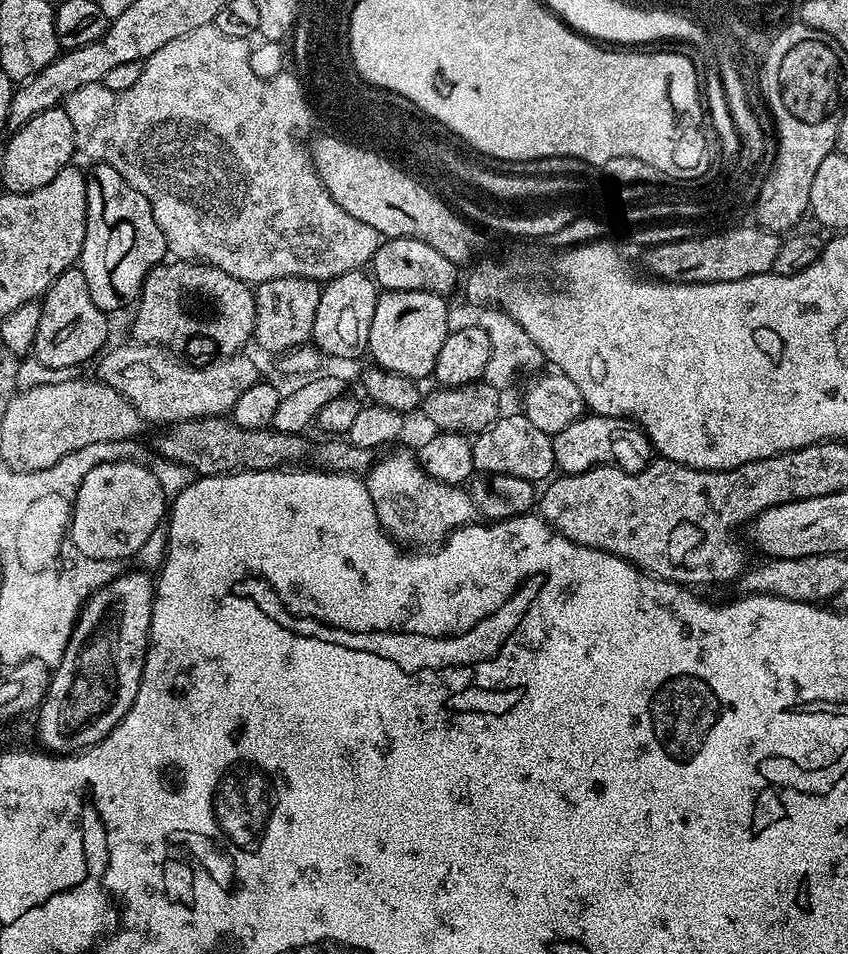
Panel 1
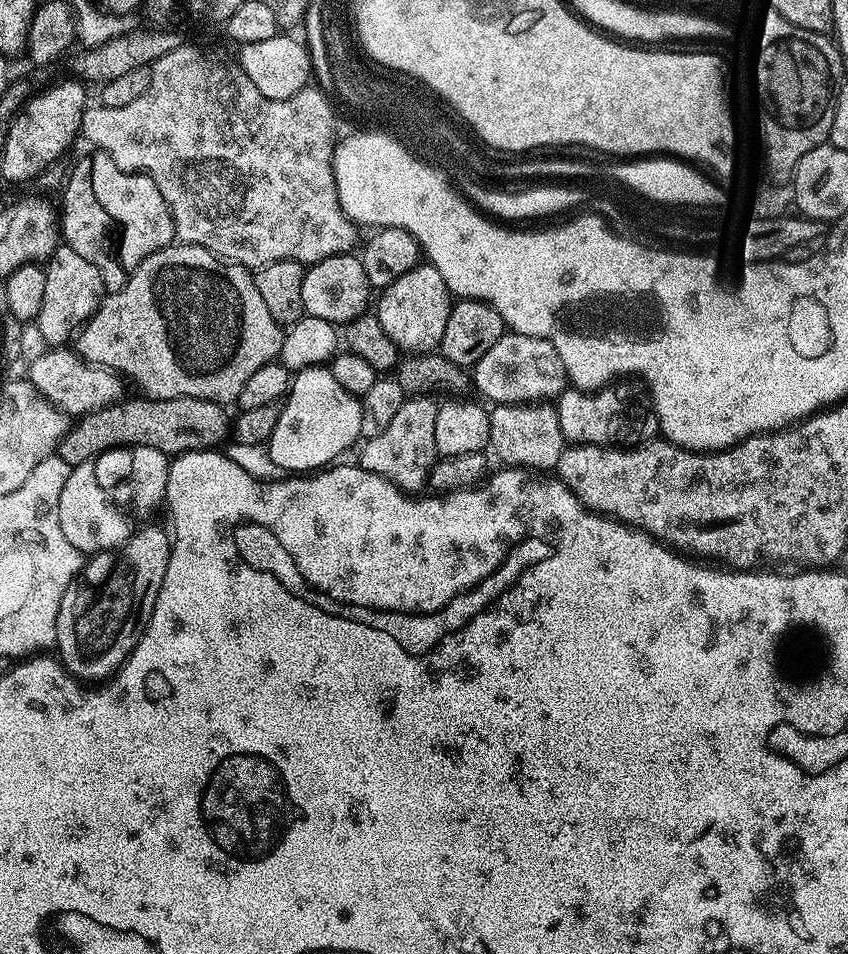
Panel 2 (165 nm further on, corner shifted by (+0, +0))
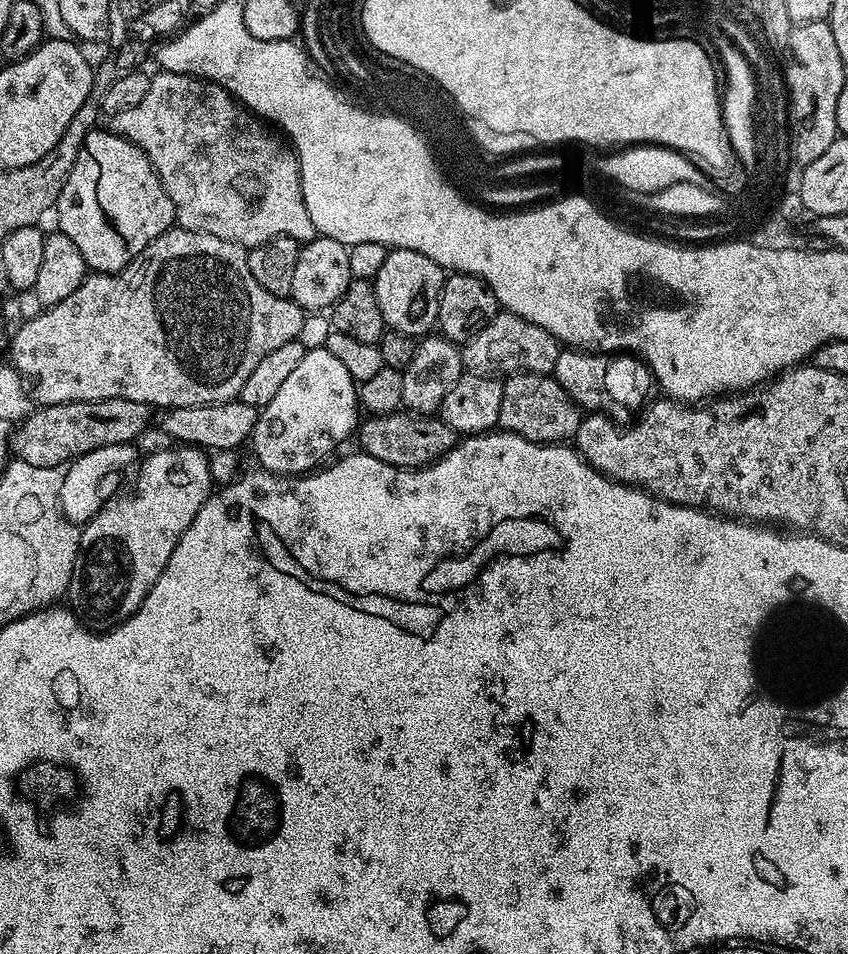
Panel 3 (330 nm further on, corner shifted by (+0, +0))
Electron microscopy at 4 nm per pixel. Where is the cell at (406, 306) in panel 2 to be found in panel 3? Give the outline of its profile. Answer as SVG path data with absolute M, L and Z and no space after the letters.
M392 248L374 281L378 310L382 310L385 325L391 331L413 338L429 335L437 327L438 298L442 294L445 275L445 269L426 258L426 254L418 254L418 250Z

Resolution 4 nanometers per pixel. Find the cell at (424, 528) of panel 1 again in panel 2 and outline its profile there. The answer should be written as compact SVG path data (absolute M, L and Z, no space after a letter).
M426 396L405 399L402 410L394 414L390 426L386 426L382 434L367 437L364 445L359 445L359 467L386 478L405 494L423 493L429 487L429 476L438 459L438 439L434 436L437 407L437 401Z

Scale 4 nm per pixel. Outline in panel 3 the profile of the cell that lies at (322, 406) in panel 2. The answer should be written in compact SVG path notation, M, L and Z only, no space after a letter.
M328 348L306 350L297 369L286 378L285 384L259 413L259 420L252 431L250 449L265 467L263 469L273 475L303 475L319 467L338 444L357 431L360 422L358 386L350 378L347 369L343 368L342 362Z

